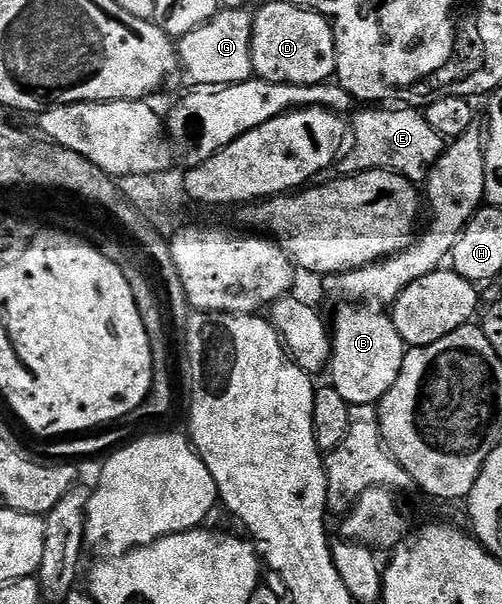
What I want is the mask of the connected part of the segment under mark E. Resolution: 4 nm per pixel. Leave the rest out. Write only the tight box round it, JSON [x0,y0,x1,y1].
[339,106,446,182]

